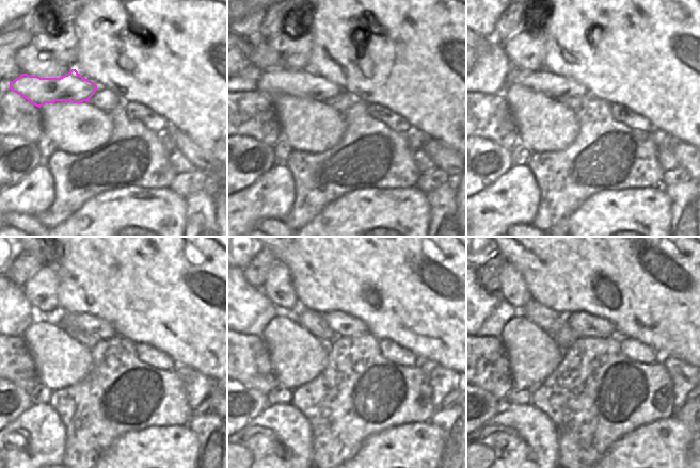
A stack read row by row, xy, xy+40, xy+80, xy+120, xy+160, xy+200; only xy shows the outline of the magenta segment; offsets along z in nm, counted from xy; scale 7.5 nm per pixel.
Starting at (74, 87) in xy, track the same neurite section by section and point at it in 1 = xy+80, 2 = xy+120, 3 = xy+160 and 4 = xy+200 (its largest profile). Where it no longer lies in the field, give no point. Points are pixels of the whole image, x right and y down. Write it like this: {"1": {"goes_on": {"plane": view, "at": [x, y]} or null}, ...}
{"1": {"goes_on": {"plane": "xy+80", "at": [555, 86]}}, "2": {"goes_on": {"plane": "xy+120", "at": [102, 329]}}, "3": {"goes_on": {"plane": "xy+160", "at": [344, 325]}}, "4": {"goes_on": {"plane": "xy+200", "at": [585, 325]}}}

